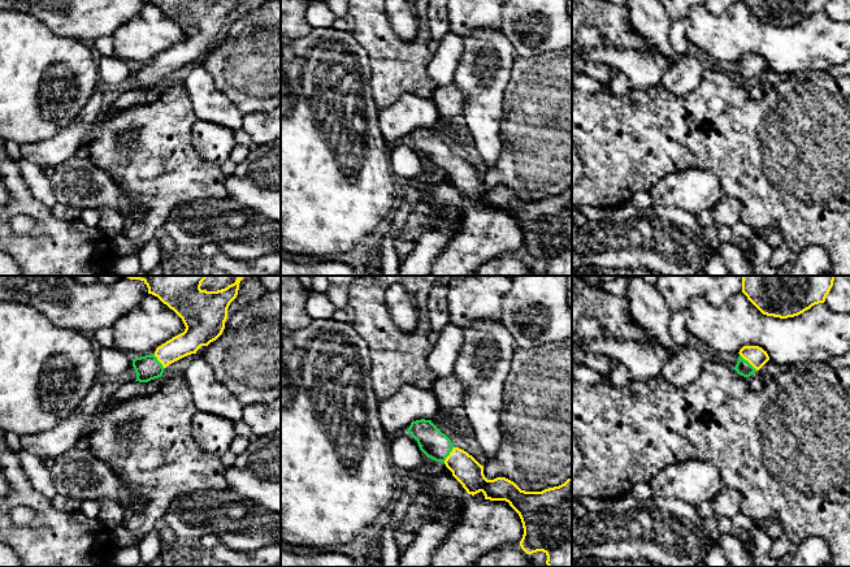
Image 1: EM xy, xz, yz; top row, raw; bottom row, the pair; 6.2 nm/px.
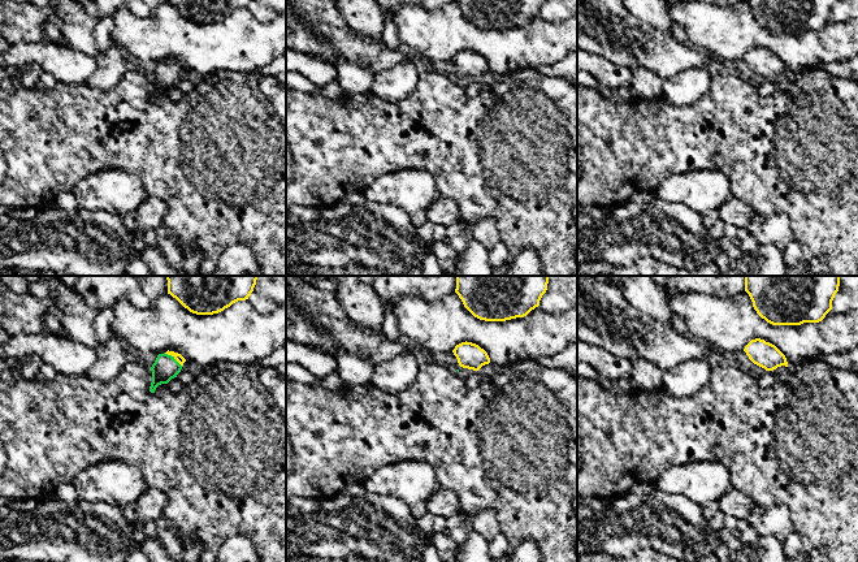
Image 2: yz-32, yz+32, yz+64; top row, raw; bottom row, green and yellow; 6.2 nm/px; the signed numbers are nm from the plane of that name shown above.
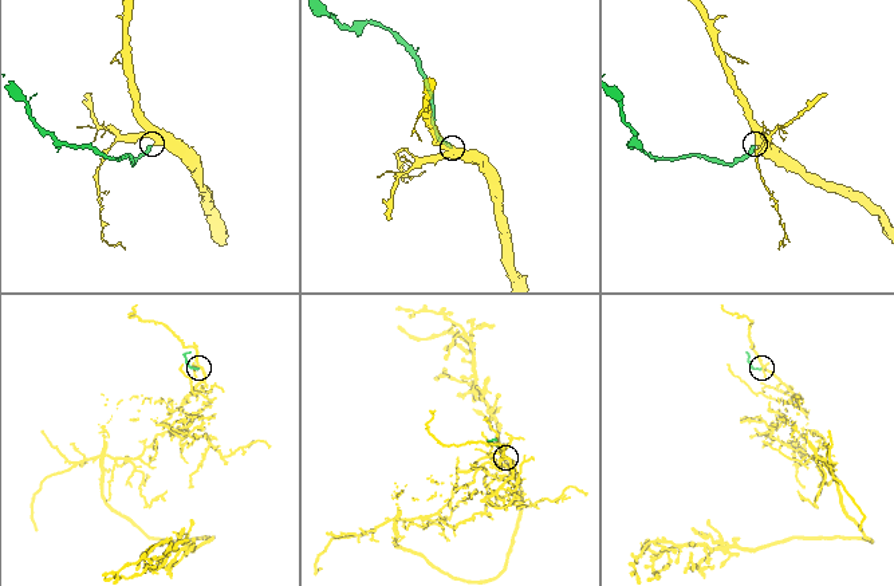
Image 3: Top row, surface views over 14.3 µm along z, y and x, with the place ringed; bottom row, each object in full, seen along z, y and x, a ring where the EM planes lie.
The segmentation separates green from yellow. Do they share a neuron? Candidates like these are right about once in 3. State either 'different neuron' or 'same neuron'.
same neuron

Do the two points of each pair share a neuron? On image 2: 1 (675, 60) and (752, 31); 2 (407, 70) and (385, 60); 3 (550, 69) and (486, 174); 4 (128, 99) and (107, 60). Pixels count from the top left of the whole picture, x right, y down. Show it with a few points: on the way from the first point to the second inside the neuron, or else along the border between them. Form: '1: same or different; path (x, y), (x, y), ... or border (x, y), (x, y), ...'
1: different; border (702, 48), (713, 57)
2: different; border (412, 59), (401, 61), (375, 77)
3: different; border (536, 69), (546, 76), (563, 80)
4: different; border (126, 70), (111, 87), (94, 87), (89, 85)

